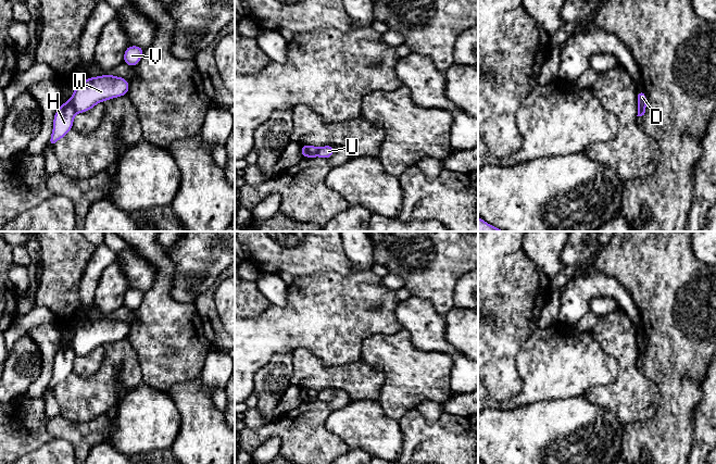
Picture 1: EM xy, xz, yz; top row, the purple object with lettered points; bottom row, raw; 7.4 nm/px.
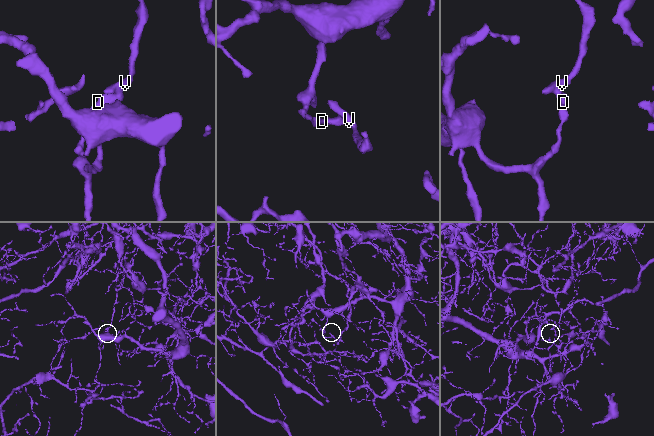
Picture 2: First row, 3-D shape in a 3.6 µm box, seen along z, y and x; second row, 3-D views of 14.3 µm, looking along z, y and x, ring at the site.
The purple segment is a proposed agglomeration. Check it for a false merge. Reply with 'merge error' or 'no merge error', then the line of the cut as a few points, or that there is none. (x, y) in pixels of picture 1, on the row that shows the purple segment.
merge error; cut in xy along (68, 101), (77, 112)

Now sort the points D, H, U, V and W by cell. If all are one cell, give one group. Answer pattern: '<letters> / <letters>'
D U V W / H

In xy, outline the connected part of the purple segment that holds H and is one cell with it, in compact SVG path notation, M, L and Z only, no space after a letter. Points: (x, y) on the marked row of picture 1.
M64 102L59 106L53 117L53 131L48 146L55 147L55 142L67 135L73 128L73 121L76 113L70 102Z

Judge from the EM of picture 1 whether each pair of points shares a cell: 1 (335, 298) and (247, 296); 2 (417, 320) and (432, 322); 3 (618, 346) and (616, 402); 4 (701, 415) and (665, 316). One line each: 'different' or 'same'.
1: different
2: same
3: same
4: different

